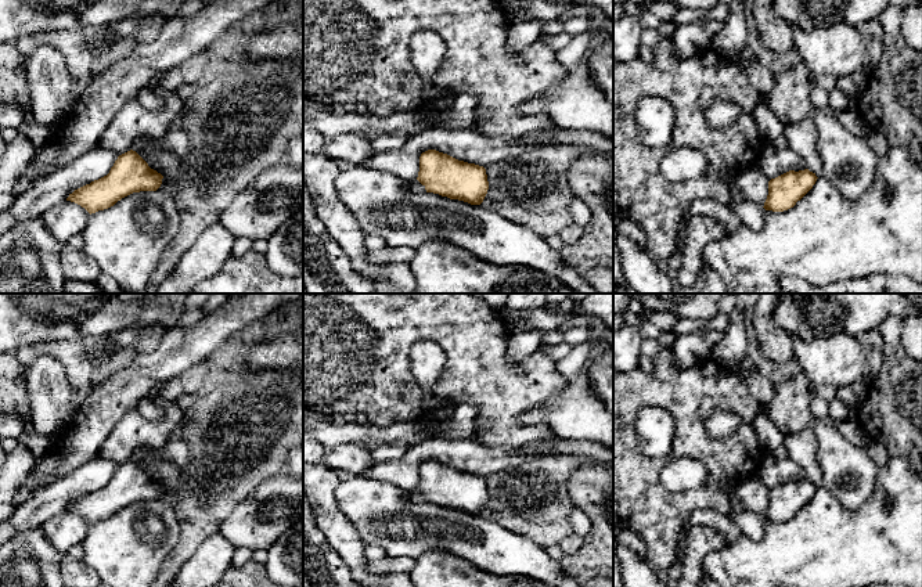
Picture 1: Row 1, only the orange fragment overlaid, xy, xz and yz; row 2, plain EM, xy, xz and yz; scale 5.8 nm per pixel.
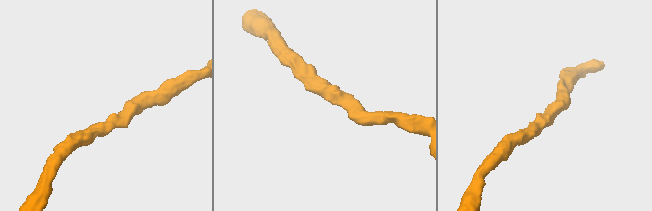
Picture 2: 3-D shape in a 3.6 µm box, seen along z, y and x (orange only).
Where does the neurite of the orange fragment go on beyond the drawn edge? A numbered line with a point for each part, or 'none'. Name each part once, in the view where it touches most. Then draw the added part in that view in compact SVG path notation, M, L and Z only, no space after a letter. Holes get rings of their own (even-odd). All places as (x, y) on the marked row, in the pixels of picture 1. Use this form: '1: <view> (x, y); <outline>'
none

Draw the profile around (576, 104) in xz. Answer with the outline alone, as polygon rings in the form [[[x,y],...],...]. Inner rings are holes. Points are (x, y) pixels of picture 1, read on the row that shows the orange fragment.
[[[586,58],[568,68],[561,84],[522,104],[518,112],[545,114],[559,129],[591,130],[613,137],[613,104],[591,82]]]

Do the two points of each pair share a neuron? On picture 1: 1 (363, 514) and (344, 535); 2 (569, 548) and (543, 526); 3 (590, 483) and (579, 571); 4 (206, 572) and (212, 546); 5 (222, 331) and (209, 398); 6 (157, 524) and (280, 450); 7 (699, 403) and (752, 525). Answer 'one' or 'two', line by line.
1: two
2: two
3: one
4: one
5: two
6: two
7: two

